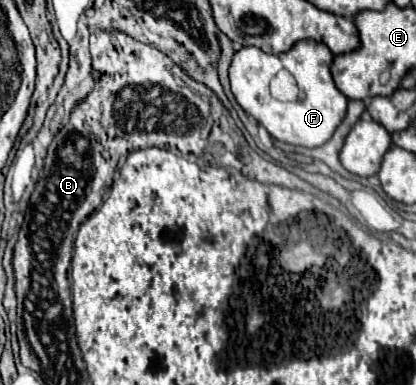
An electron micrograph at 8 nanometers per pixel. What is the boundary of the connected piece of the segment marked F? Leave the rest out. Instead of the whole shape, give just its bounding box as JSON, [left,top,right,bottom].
[230,39,346,147]

